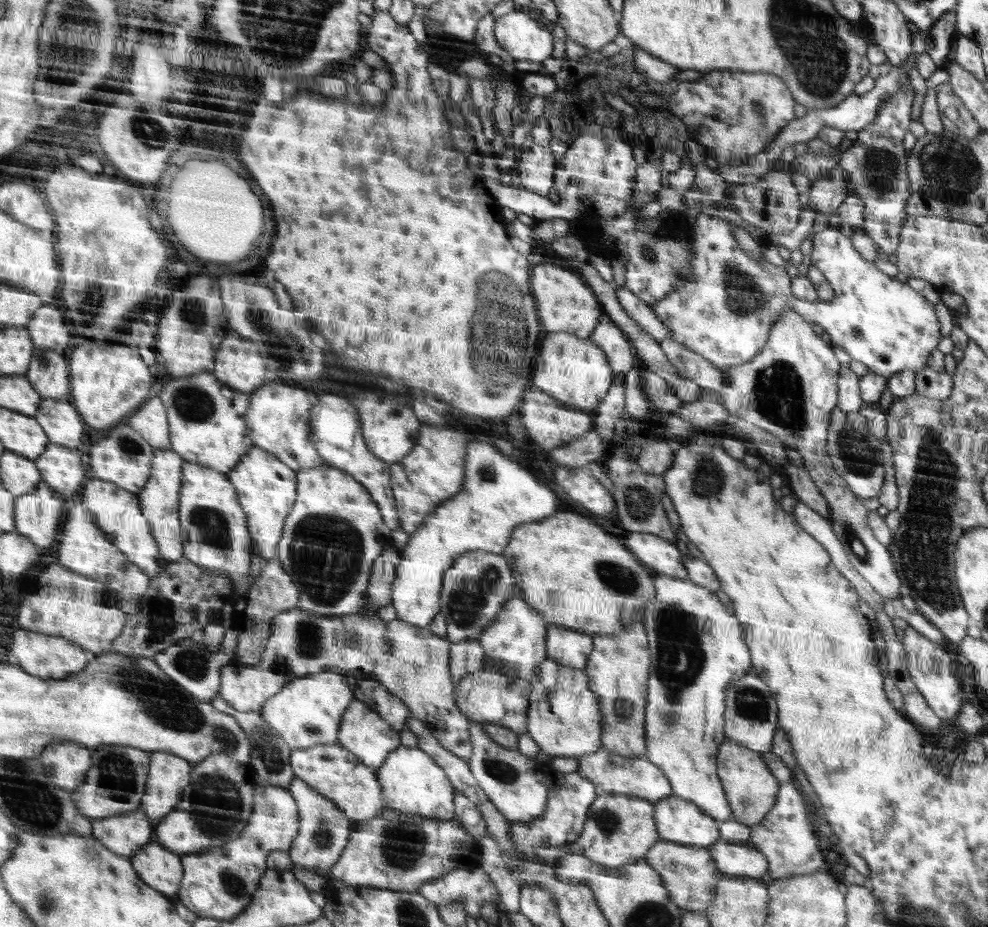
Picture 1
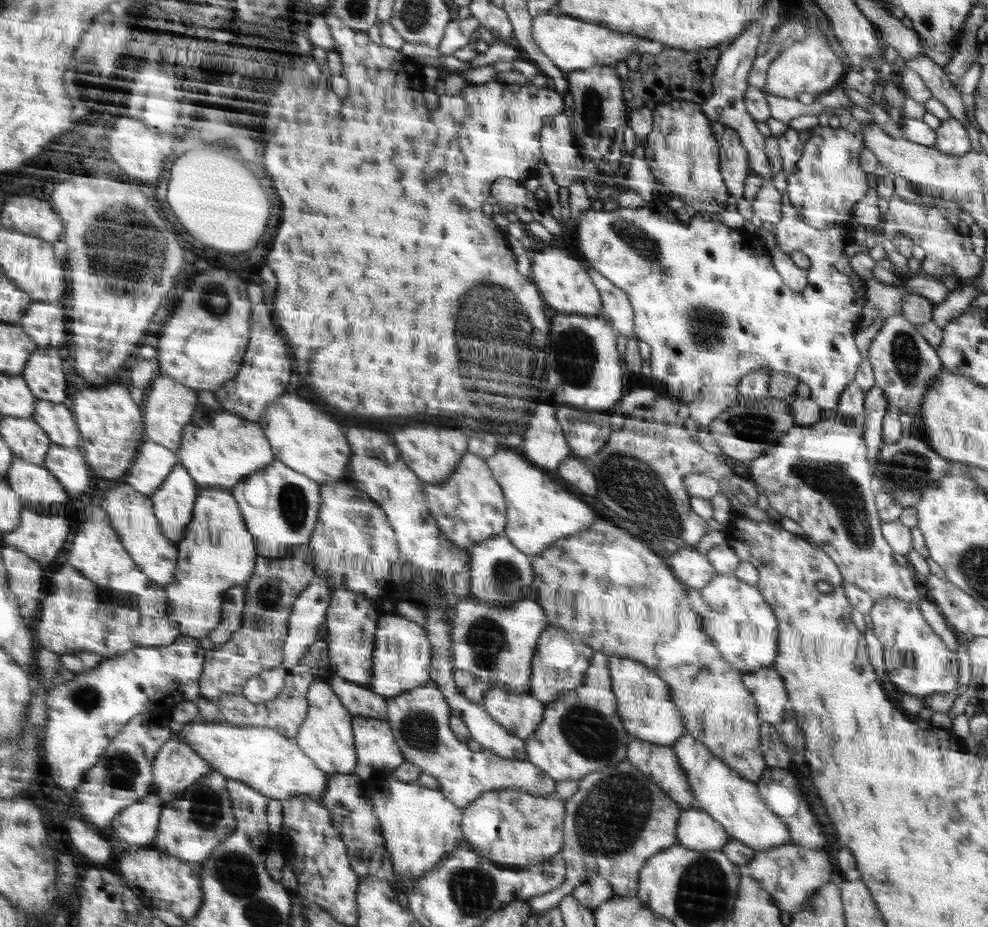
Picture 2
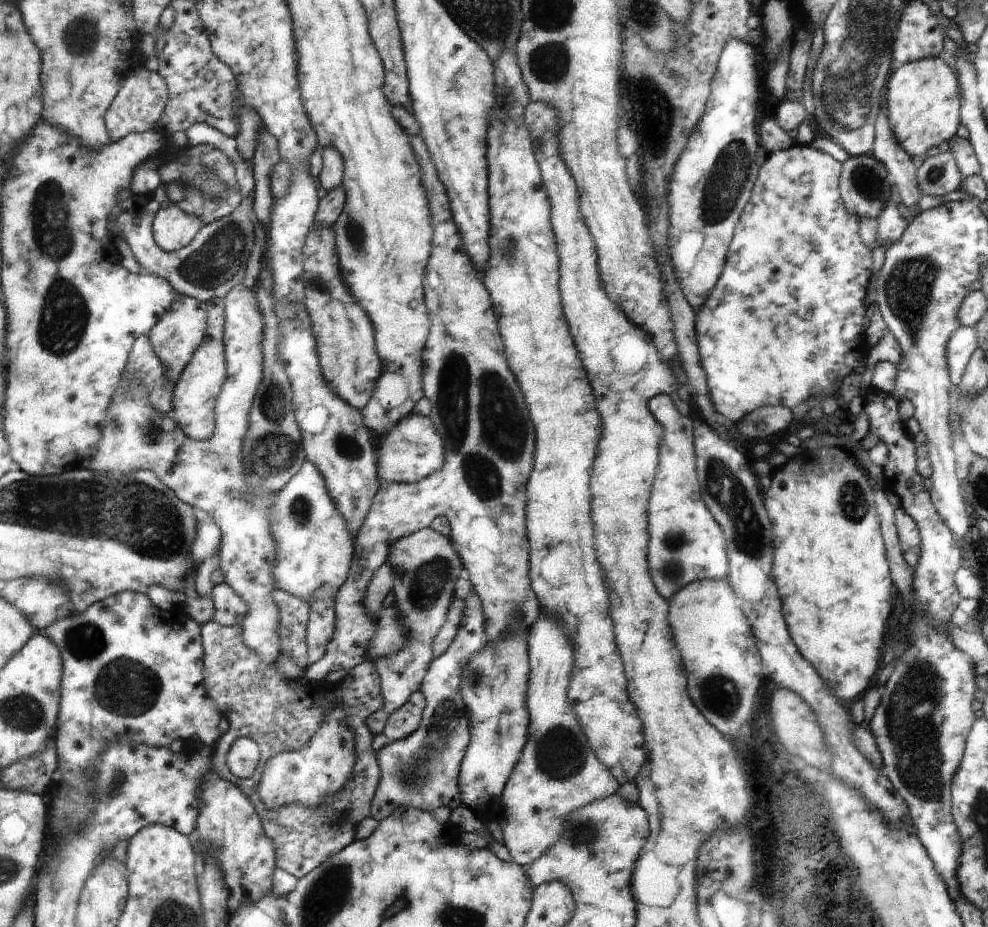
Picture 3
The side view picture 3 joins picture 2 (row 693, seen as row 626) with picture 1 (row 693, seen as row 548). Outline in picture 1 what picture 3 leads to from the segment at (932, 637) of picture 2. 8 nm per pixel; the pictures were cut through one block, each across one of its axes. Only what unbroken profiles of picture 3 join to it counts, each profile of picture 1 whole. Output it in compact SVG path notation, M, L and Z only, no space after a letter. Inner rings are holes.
M912 626L904 628L902 645L907 654L907 669L917 686L917 689L926 699L928 706L940 718L952 718L961 712L962 700L960 700L960 686L958 680L952 674L952 660L950 656L940 648L937 643L932 643L926 636L912 629Z

